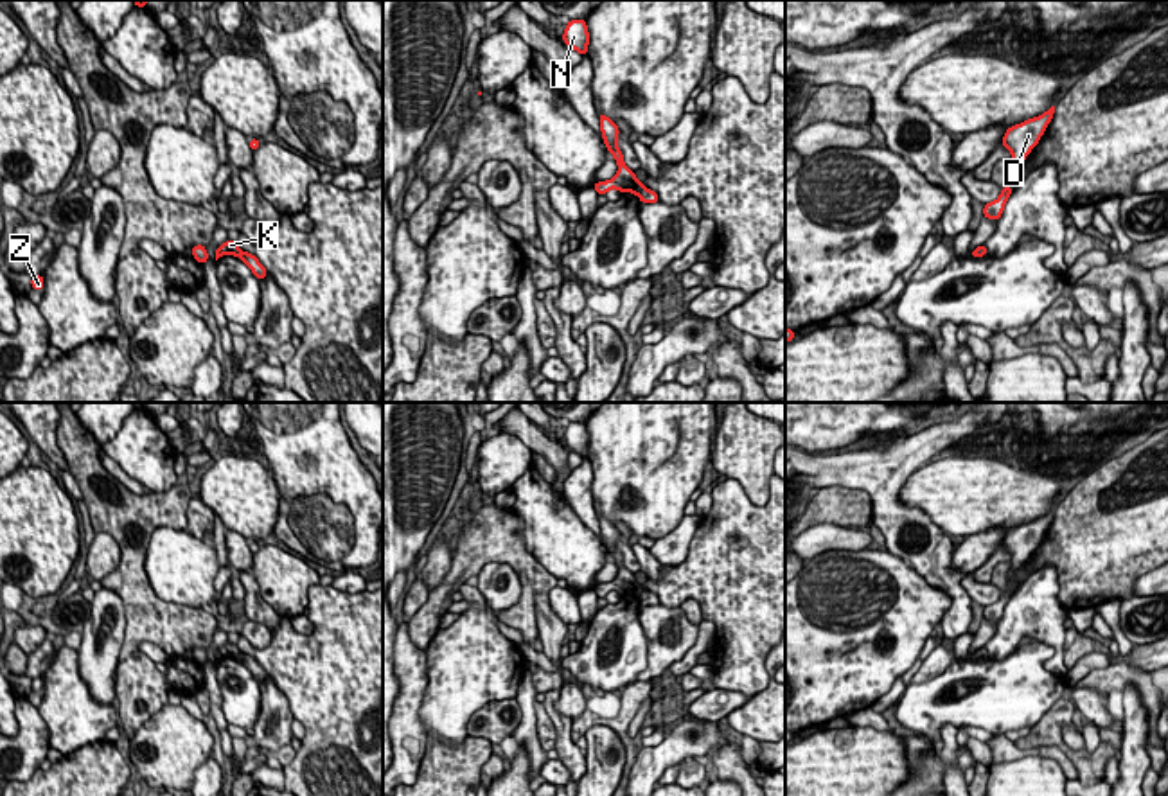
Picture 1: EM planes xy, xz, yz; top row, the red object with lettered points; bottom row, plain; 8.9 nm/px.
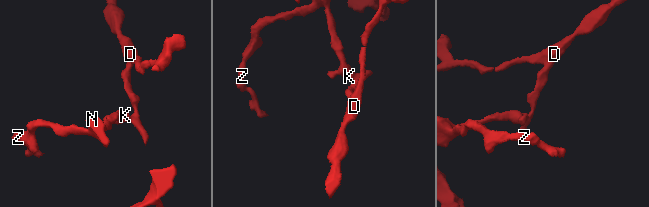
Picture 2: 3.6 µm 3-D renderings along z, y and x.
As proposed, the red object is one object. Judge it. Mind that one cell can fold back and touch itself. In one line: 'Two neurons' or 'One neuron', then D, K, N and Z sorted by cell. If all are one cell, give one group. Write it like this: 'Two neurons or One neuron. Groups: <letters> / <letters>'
Two neurons. Groups: D / K N Z

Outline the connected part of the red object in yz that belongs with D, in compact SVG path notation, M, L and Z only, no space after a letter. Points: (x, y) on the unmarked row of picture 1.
M1055 509L1035 521L1024 523L1006 532L1001 548L1006 548L1012 553L1012 570L1017 570L1022 562L1026 562L1030 553L1039 546L1049 523L1053 521L1053 516Z

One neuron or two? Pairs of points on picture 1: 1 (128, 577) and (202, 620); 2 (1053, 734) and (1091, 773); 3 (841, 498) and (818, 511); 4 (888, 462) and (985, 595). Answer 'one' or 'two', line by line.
1: one
2: one
3: one
4: two

